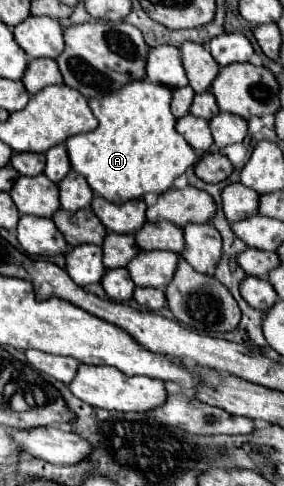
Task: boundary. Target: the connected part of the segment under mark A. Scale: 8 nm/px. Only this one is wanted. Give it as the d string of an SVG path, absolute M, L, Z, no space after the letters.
M127 82L119 90L101 98L89 98L89 106L99 120L93 132L69 136L65 140L71 170L83 174L91 190L109 202L127 202L143 194L163 194L173 180L197 162L195 150L177 134L171 114L171 90L163 84Z

